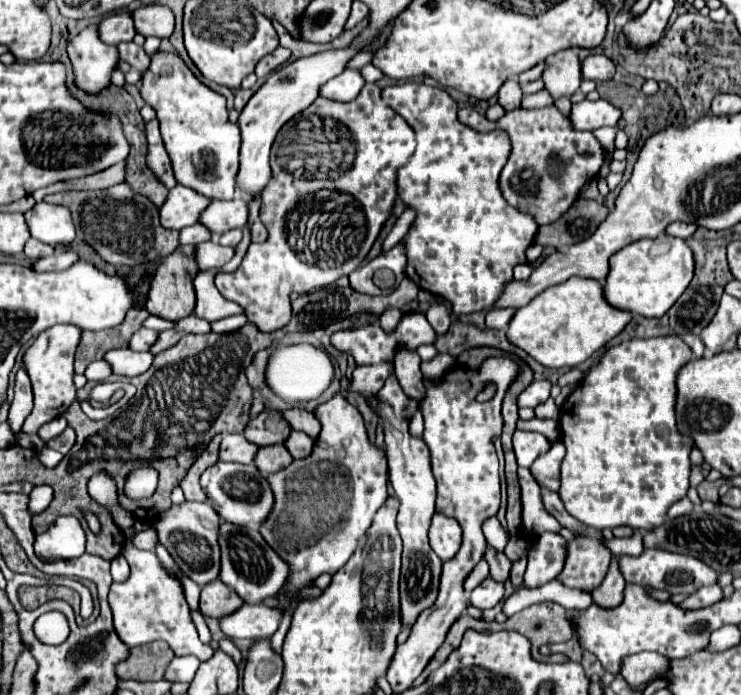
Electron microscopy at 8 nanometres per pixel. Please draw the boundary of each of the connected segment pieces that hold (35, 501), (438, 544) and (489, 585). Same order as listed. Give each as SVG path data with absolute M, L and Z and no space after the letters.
M35 486L29 494L29 514L35 516L43 512L49 506L51 498L53 498L53 490L49 486Z
M435 514L429 528L429 544L441 560L449 560L461 546L461 526L455 518Z
M487 576L487 578L471 592L469 602L471 602L473 606L485 610L485 608L493 608L495 604L499 604L499 602L503 600L503 594L505 594L505 584L493 580L491 576Z

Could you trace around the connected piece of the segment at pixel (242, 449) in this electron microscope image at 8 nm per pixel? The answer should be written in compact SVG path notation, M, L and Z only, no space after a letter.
M225 434L223 442L219 446L219 460L251 464L255 450L257 450L257 446L247 442L241 434Z

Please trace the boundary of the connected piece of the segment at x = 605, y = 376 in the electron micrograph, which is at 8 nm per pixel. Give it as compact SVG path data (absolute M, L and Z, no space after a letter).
M665 336L665 338L649 338L649 340L629 340L629 342L621 342L619 346L609 348L601 362L597 366L593 366L589 370L589 374L585 376L585 380L571 392L571 396L565 400L565 404L561 406L561 418L559 418L559 428L561 428L561 440L567 448L567 454L563 458L561 464L561 488L559 488L559 496L567 508L567 512L577 518L579 522L591 526L591 528L615 528L621 524L627 524L631 528L641 528L641 530L649 530L651 526L659 526L659 522L663 522L663 516L667 514L667 510L671 508L673 502L681 500L687 494L689 488L689 470L691 470L691 462L689 462L689 452L691 452L691 438L685 438L677 432L675 426L675 376L677 370L689 362L693 356L691 348L681 340L681 338L673 338L673 336Z

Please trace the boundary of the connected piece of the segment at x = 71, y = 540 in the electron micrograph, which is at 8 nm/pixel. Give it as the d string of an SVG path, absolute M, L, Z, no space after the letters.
M59 516L47 528L47 532L35 538L35 554L43 560L69 560L69 558L79 558L81 554L85 554L85 534L79 520L75 516Z

